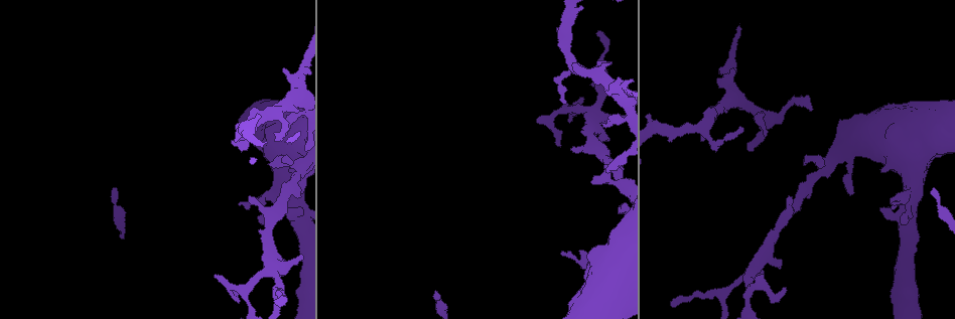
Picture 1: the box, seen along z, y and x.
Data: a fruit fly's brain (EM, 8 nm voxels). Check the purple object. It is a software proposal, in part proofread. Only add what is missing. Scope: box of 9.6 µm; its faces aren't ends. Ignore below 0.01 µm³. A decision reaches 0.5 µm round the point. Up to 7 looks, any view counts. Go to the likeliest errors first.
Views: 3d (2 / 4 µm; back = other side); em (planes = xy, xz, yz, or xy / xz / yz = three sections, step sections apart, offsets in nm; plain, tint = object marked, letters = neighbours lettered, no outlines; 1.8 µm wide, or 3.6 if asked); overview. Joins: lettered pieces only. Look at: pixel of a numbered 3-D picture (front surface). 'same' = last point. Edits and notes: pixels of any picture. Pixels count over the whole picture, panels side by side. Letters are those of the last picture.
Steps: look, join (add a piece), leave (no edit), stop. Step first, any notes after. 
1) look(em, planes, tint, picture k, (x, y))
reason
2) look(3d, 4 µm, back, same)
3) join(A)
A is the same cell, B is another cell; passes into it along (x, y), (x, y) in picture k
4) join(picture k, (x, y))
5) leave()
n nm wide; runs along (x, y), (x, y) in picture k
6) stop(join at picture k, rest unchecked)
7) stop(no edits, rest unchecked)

look(3d, 2 µm, picture 1, (932, 188))
an open end

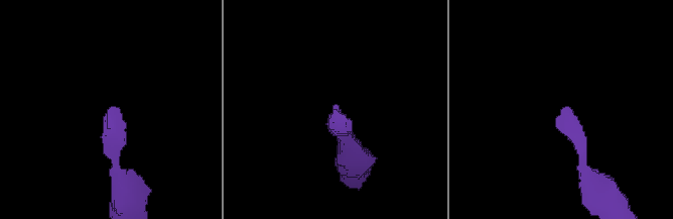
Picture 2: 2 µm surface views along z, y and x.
look(em, planes, letters, picture 2, (343, 119))
shape alone is not enough

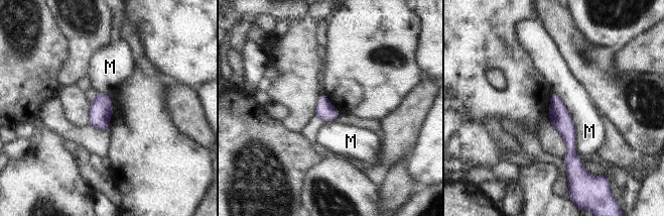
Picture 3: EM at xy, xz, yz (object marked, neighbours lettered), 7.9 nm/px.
leave()
160 nm wide; M is another cell; runs along (553, 95), (569, 136), (571, 169) in picture 3; none of them fits

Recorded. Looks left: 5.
look(em, 3.6 µm, planes, letters, picture 1, (809, 110))
an open end

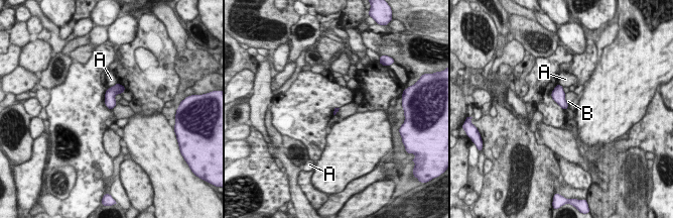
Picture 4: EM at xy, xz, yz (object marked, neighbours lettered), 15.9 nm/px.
leave()
B touches over 240 nm; A and B are other cells; border along (125, 91), (115, 96), (116, 102) in picture 4; none of them fits

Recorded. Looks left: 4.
look(3d, 2 µm, back, picture 1, (742, 127))
tapers out

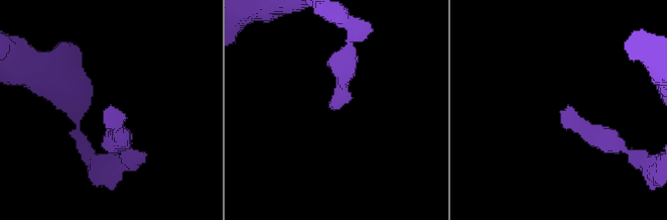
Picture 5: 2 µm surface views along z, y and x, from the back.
look(em, planes, letters, picture 5, (103, 110))
now the EM

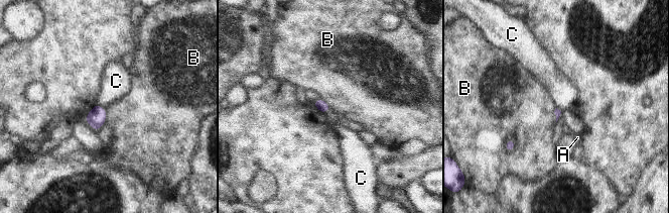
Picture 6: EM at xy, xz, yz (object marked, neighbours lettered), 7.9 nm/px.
leave()
A, B and C are other cells; border along (509, 137), (514, 140), (512, 151) in picture 6; no lettered piece goes on from it

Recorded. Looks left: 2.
stop(no edits, rest unchecked)

